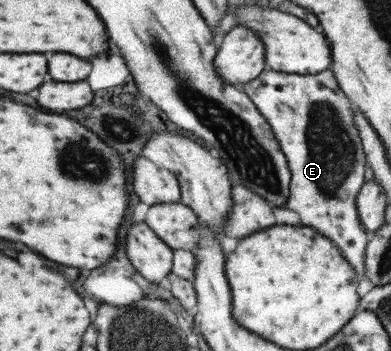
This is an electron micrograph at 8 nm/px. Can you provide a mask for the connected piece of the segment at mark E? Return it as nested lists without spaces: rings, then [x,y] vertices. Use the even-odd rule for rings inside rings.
[[[265,68],[256,78],[240,86],[240,89],[246,93],[260,116],[268,123],[285,156],[290,180],[289,193],[281,208],[292,210],[292,215],[297,214],[302,225],[315,228],[316,232],[328,237],[341,252],[344,260],[350,264],[356,276],[366,277],[363,258],[370,234],[361,227],[355,209],[355,198],[363,185],[365,158],[357,128],[351,121],[356,108],[338,88],[333,72],[328,69],[316,74],[295,75]]]

